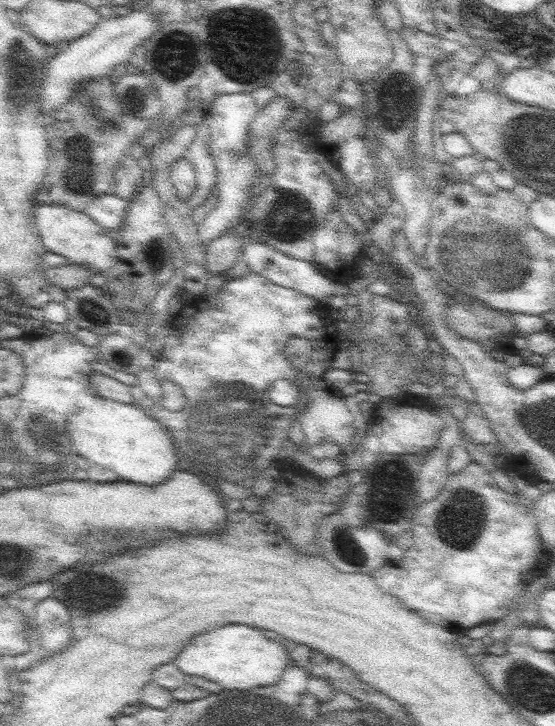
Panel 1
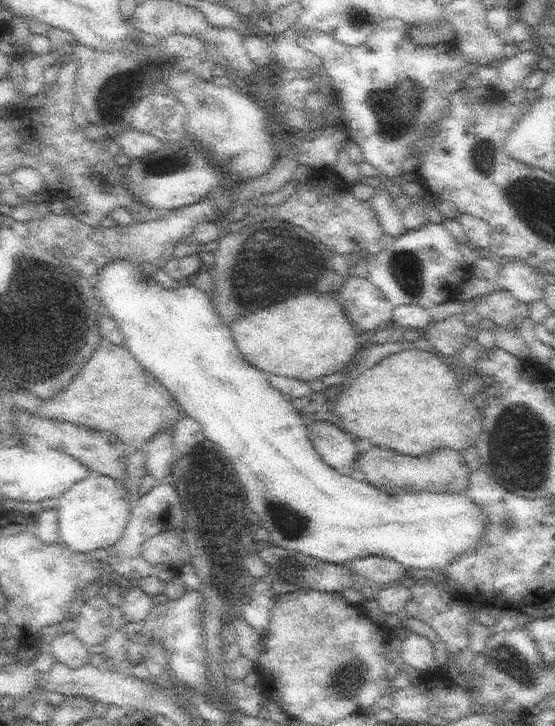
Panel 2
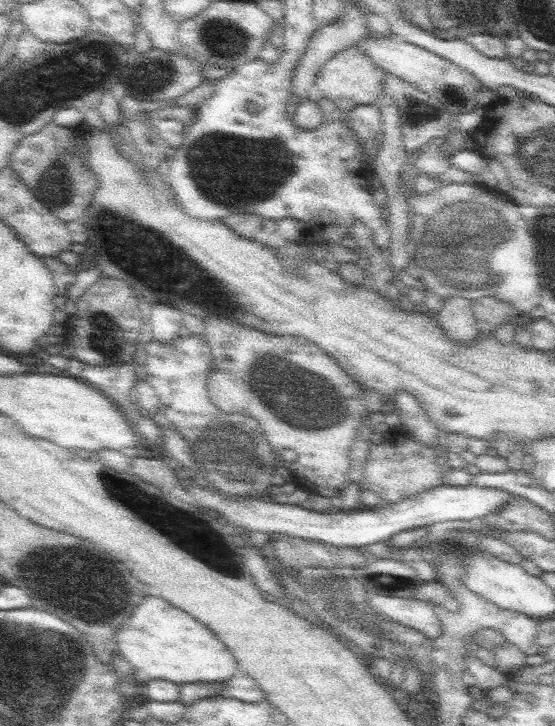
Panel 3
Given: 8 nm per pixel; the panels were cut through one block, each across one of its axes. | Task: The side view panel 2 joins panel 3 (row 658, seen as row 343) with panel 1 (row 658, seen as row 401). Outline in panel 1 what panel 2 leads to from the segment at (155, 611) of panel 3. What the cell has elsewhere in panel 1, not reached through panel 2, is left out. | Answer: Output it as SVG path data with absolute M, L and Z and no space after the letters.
M228 624L228 626L218 627L216 630L194 636L194 639L182 649L174 662L185 676L202 676L206 680L218 682L218 685L228 690L248 690L277 684L292 660L288 648L280 640L268 639L262 630L246 624Z

